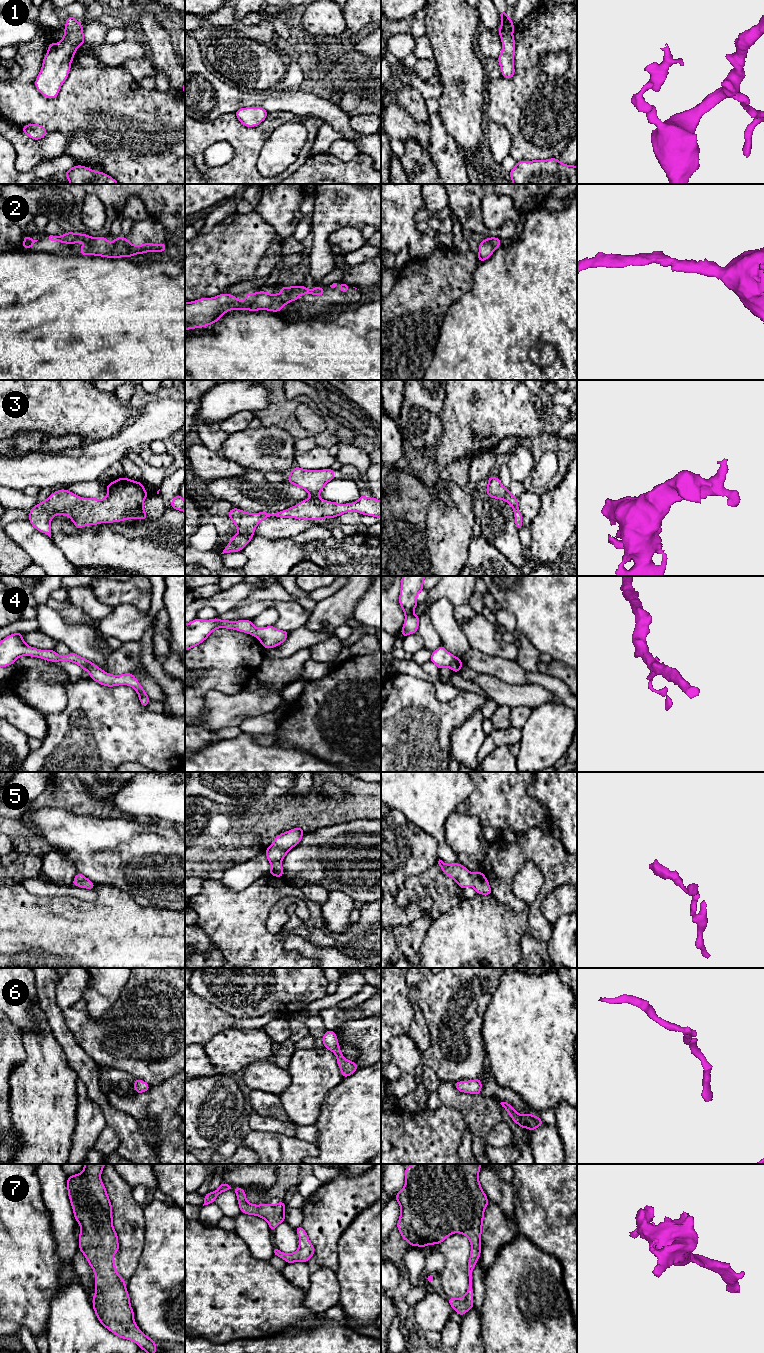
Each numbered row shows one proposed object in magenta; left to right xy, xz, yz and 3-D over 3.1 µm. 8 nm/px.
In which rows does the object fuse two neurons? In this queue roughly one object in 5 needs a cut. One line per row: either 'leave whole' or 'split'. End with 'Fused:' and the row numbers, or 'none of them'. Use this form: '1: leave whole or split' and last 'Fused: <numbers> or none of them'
1: leave whole
2: leave whole
3: leave whole
4: leave whole
5: leave whole
6: leave whole
7: leave whole
Fused: none of them

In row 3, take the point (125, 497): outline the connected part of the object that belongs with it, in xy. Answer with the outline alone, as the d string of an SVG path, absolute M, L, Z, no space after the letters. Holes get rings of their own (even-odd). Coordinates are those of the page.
M126 477L107 484L105 499L83 498L61 489L30 509L29 522L51 538L51 519L55 515L70 517L76 529L126 519L144 520L147 514L143 503L147 497L141 482Z

